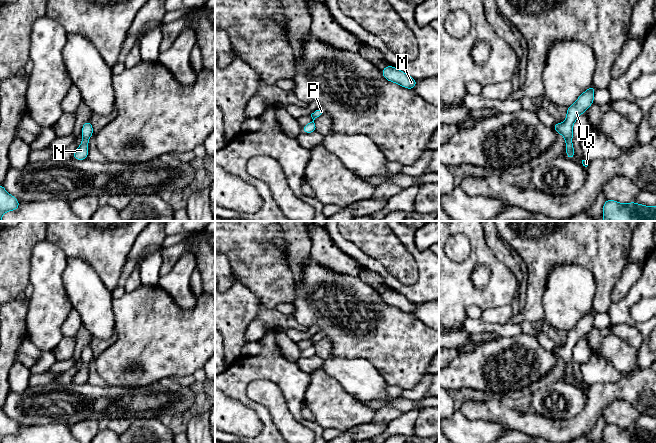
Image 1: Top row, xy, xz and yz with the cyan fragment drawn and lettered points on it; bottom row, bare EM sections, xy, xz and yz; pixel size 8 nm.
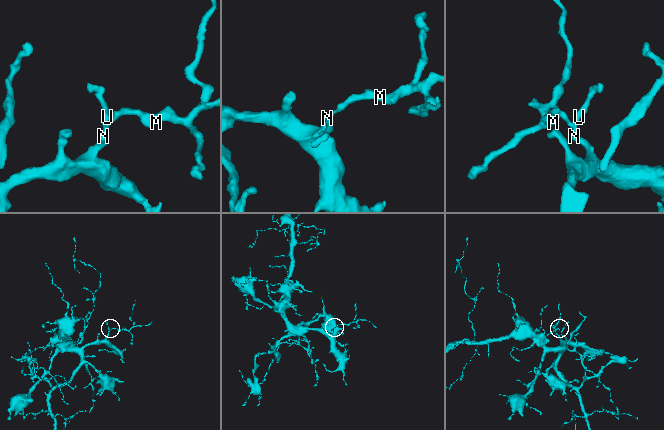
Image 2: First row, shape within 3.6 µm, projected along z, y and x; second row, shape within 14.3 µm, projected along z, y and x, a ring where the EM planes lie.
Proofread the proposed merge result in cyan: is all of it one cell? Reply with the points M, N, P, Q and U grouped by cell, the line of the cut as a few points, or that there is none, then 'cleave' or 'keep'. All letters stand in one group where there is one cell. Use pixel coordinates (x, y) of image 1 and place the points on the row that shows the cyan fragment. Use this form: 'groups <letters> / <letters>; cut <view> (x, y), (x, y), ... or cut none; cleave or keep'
groups M N P Q U; cut none; keep

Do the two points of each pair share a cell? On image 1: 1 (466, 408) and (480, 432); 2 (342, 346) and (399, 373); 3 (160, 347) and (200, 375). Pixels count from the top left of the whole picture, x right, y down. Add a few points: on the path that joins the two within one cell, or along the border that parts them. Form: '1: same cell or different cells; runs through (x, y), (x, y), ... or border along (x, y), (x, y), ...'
1: different cells; border along (459, 409), (468, 418), (486, 419), (495, 422)
2: same cell; runs through (356, 346), (371, 346), (385, 360)
3: different cells; border along (202, 367), (198, 368), (192, 375)

